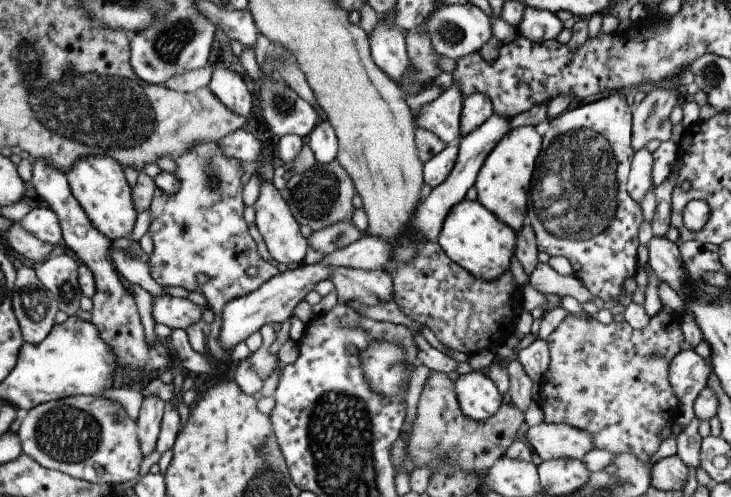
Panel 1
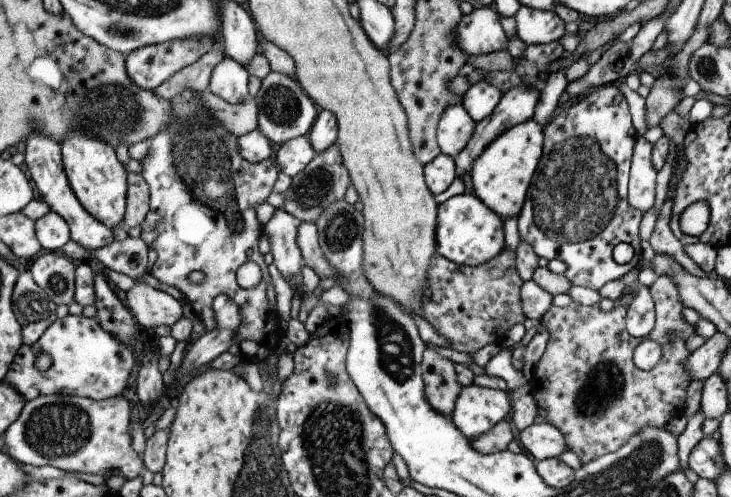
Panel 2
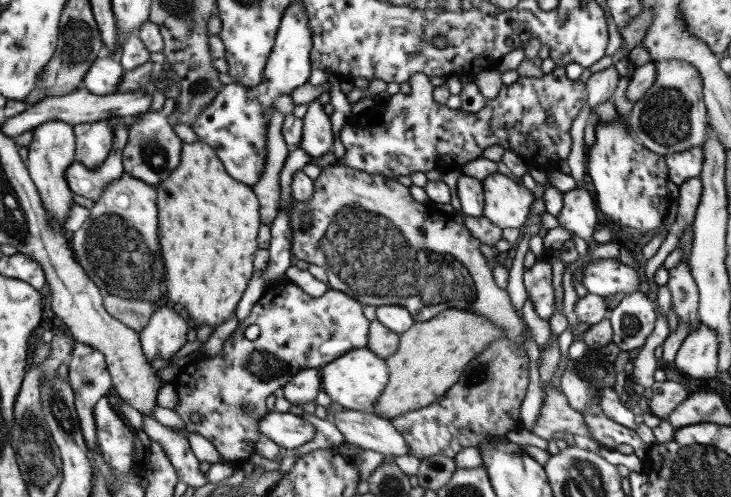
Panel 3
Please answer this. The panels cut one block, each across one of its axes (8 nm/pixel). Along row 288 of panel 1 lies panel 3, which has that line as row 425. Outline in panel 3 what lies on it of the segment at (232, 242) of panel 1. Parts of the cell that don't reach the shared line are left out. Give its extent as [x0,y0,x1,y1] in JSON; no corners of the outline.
[172,282,370,465]

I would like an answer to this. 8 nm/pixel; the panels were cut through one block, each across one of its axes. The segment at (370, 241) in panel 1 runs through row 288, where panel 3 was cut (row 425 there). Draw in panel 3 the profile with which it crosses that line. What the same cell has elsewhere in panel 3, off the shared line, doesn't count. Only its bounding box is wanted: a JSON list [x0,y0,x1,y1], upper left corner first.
[257,410,316,449]

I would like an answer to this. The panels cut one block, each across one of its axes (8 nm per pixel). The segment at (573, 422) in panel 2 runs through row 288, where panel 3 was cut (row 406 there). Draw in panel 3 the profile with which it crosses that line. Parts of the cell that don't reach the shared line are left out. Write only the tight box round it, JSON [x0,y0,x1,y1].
[648,379,690,419]

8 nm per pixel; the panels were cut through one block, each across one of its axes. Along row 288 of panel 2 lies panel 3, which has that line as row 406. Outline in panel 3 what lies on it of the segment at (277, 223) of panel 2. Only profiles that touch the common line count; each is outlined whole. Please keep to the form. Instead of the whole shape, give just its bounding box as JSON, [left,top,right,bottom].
[280,367,322,410]

